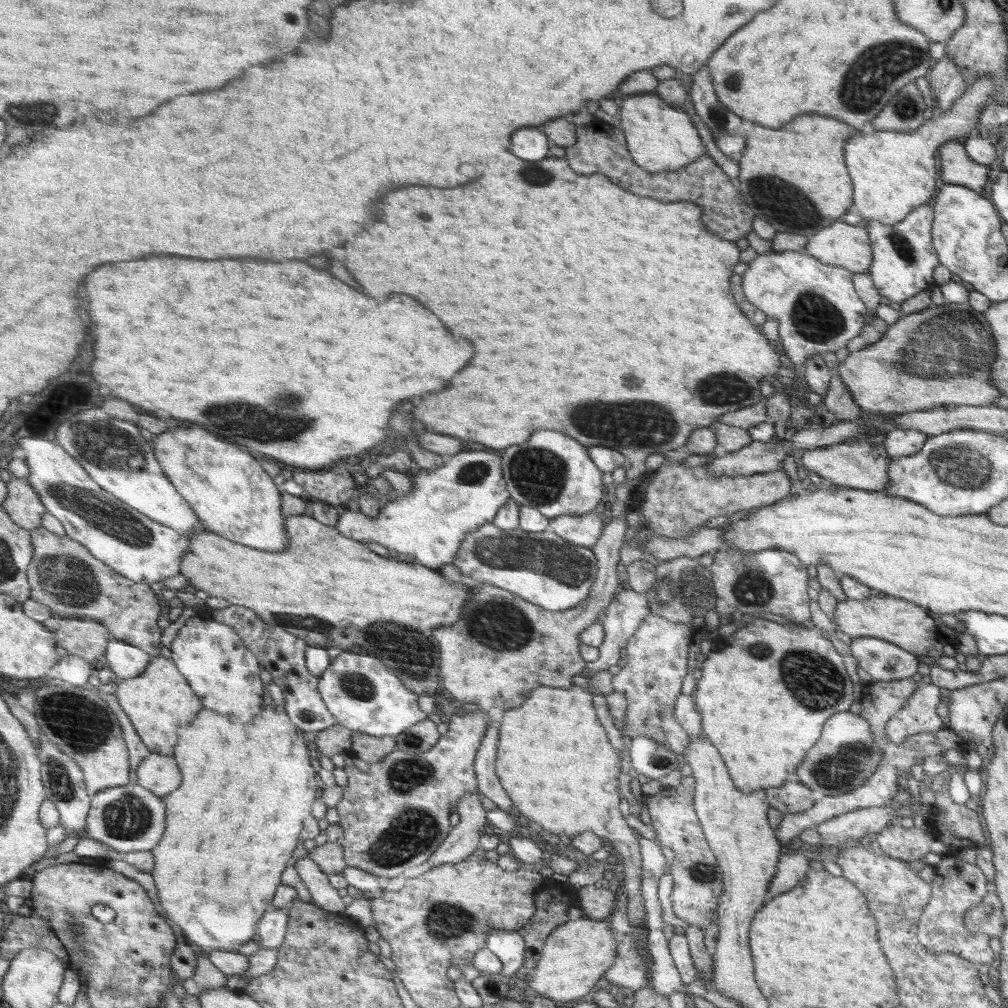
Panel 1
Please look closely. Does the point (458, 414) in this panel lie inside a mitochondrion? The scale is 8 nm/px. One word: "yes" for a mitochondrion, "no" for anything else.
no

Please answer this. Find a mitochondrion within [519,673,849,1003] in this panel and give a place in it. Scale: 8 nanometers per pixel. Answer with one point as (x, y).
(701, 872)

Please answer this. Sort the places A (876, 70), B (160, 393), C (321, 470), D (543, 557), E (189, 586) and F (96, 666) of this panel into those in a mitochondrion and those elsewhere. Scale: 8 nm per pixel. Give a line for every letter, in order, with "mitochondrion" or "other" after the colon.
A: mitochondrion
B: other
C: other
D: mitochondrion
E: other
F: other

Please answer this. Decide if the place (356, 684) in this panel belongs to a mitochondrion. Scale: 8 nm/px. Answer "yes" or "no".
yes

